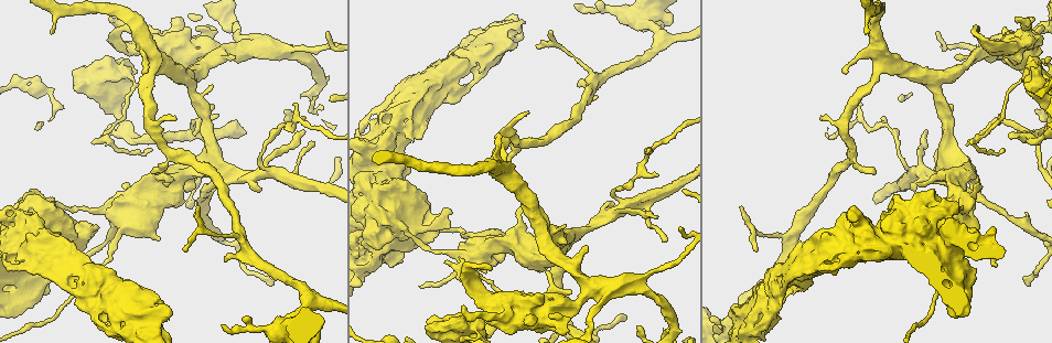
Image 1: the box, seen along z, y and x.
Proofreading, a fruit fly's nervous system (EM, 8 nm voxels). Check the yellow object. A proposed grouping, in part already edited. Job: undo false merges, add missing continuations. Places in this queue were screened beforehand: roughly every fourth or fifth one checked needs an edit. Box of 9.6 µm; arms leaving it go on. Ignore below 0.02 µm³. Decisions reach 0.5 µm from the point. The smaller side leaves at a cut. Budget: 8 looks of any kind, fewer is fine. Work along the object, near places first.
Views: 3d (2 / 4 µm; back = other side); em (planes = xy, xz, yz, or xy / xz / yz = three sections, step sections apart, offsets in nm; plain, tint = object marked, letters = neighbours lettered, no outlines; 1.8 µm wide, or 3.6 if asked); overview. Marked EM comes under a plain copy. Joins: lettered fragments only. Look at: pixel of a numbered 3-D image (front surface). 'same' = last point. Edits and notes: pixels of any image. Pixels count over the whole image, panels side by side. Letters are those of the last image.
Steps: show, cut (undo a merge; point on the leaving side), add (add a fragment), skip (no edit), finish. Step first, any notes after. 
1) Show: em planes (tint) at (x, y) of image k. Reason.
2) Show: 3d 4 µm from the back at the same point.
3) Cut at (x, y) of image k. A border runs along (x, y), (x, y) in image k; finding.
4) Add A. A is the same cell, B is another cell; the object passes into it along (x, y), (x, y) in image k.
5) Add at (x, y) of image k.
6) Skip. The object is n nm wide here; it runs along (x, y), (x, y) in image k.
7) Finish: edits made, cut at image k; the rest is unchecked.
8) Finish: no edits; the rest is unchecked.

Show: em planes (letters) at (90, 278) of image 1. Thick turns thin.

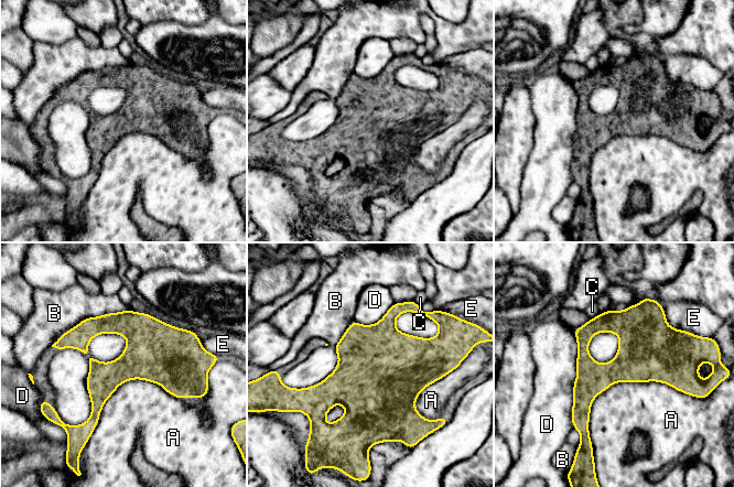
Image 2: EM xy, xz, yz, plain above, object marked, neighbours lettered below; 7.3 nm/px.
Skip. A, B, C, D and E are other cells; a border runs along (688, 393), (616, 381), (589, 435) in image 2; all the same neuron.

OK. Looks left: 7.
Show: em planes (letters) at (737, 303) of image 1.

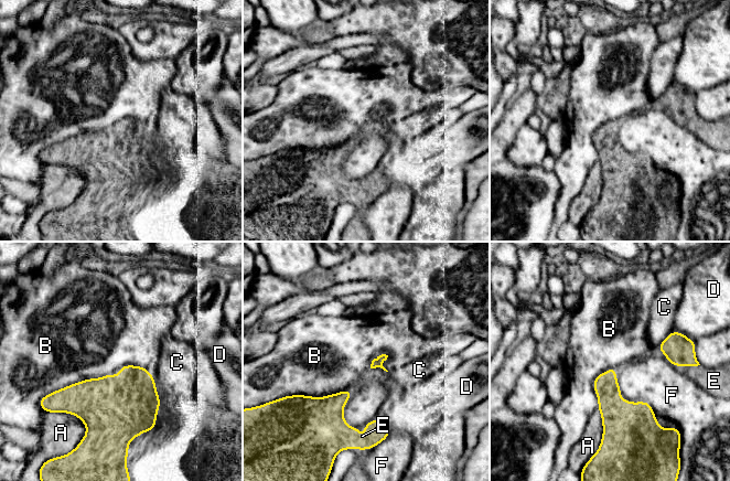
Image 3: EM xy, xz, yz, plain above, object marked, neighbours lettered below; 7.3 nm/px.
Add E. The longest contact is with B, 480 nm; E is the same cell, A, B, C, D and F are other cells; the object passes into it along (325, 433), (360, 433), (362, 436) in image 3; it goes on there.

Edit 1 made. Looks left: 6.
Show: overview.

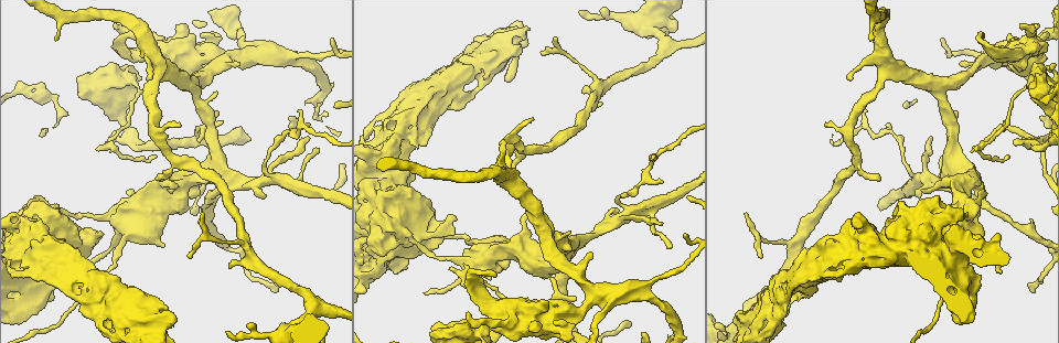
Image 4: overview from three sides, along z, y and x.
Show: 3d 4 µm at (392, 230) of image 4. Free end.

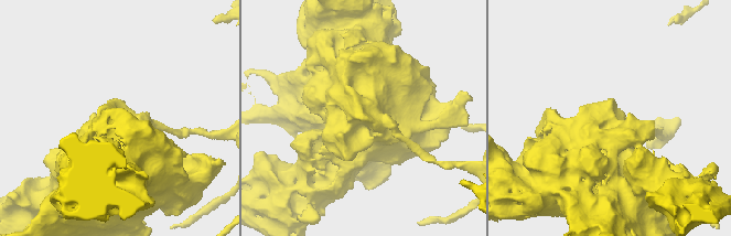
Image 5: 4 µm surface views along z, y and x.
Show: em 3.6 µm planes (letters) at (368, 119) of image 5.

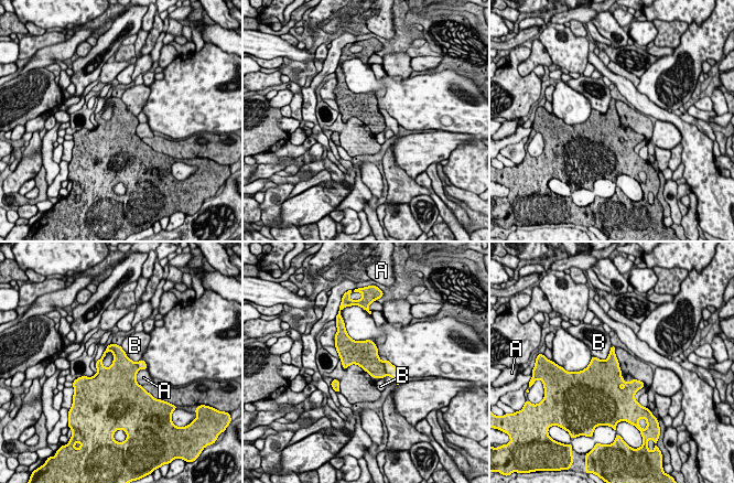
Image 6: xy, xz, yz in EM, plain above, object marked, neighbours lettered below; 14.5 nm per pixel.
Cut at (391, 371) of image 6. A and B are other cells; a second neuron is stuck on.

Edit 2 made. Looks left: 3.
Finish: edits made, add at image 3, cut at image 6; the rest is unchecked.

